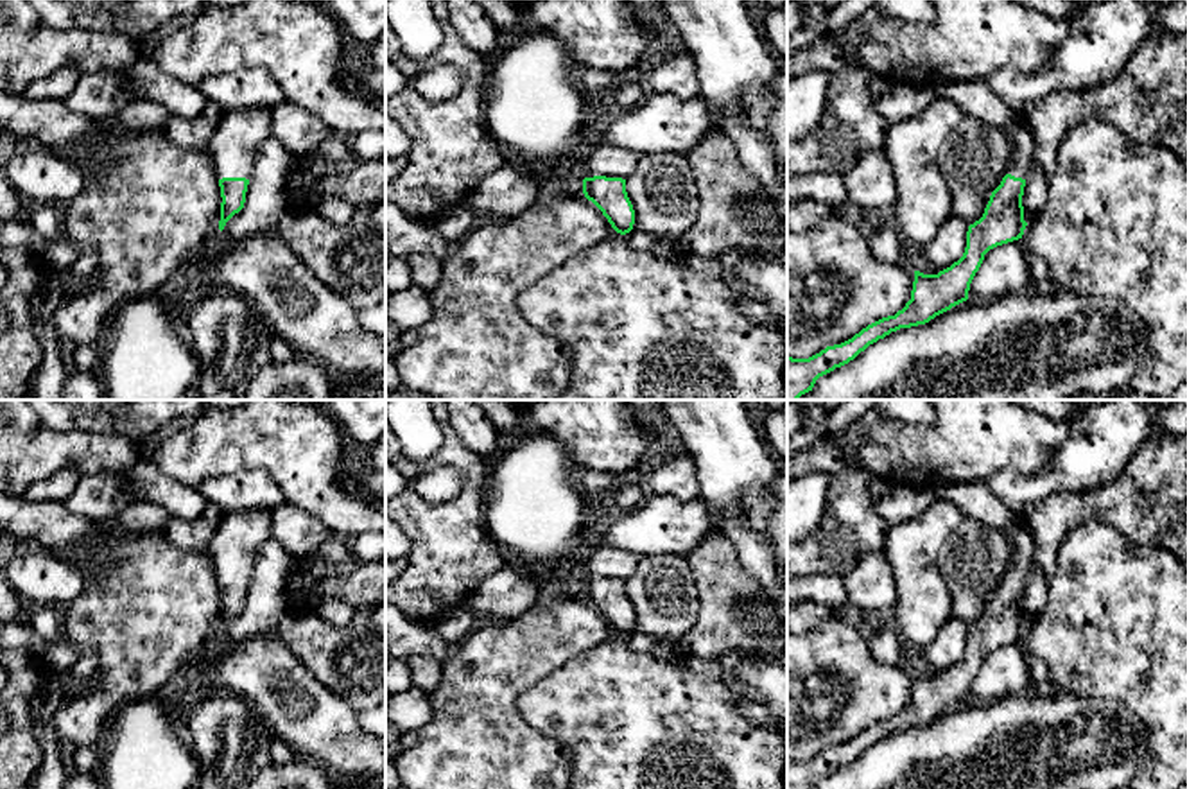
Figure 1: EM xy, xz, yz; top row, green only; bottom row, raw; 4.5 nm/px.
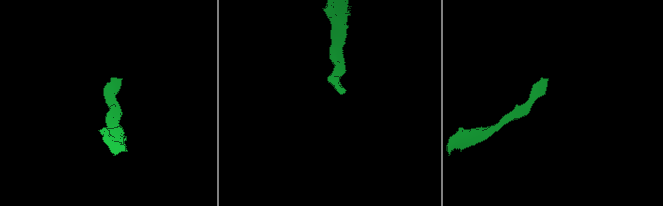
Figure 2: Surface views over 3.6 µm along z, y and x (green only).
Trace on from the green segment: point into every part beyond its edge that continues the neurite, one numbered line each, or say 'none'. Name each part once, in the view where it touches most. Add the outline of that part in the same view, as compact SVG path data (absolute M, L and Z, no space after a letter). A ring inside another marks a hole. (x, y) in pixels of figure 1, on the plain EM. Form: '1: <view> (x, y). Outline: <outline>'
1: xy (233, 547). Outline: M238 511L222 515L210 543L217 581L253 576L256 549L273 538L271 511Z

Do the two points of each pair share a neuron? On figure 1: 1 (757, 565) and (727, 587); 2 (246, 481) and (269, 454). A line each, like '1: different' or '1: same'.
1: different
2: different

